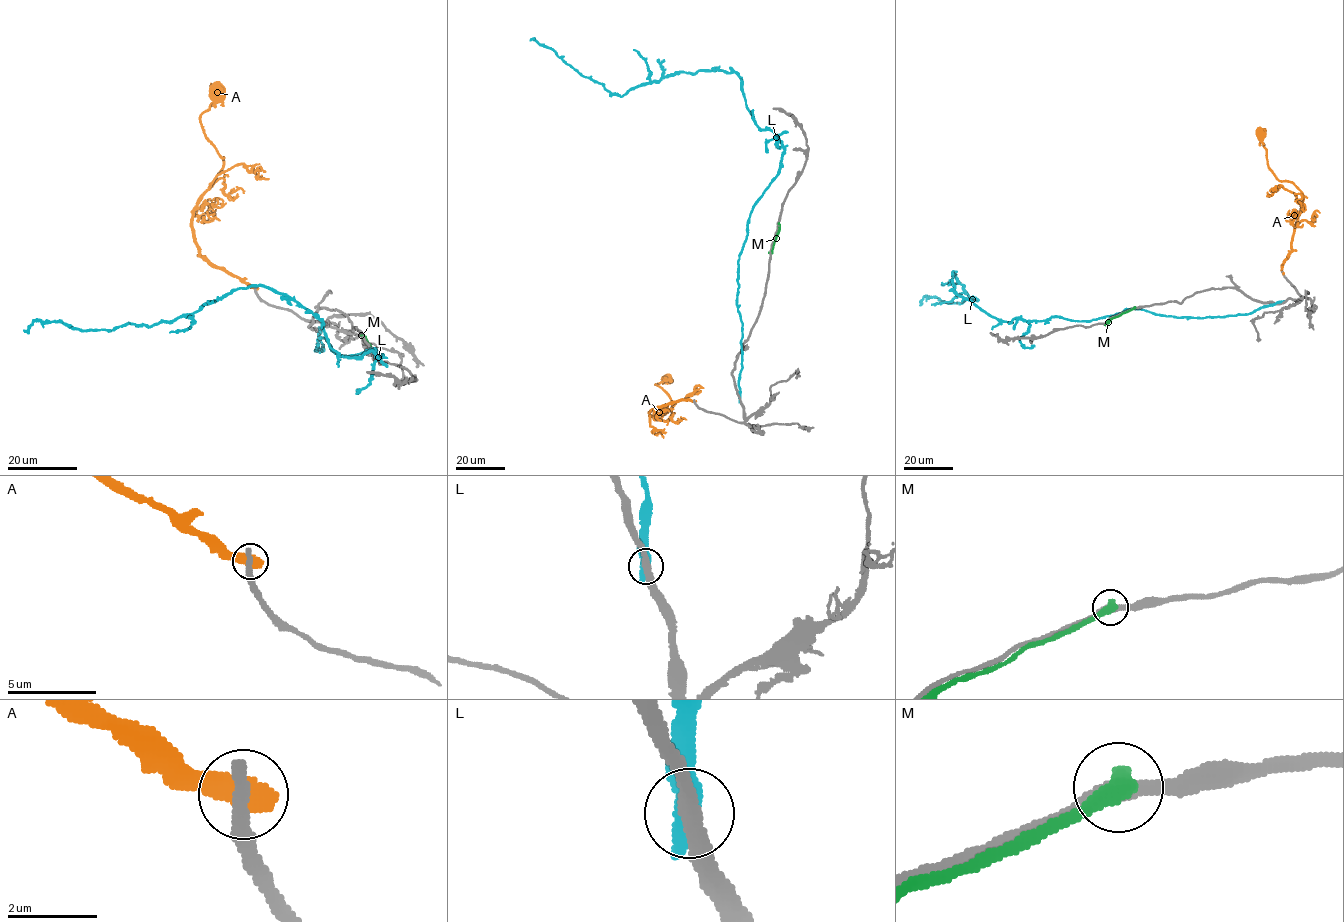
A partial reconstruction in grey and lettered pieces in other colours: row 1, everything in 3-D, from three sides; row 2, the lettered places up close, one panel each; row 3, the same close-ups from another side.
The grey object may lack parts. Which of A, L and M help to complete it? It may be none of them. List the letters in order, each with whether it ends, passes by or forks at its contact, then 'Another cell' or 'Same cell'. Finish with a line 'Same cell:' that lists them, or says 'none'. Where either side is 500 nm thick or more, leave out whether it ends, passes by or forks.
A: It ends there. Another cell
L: Another cell
M: It ends there. Another cell
Same cell: none

